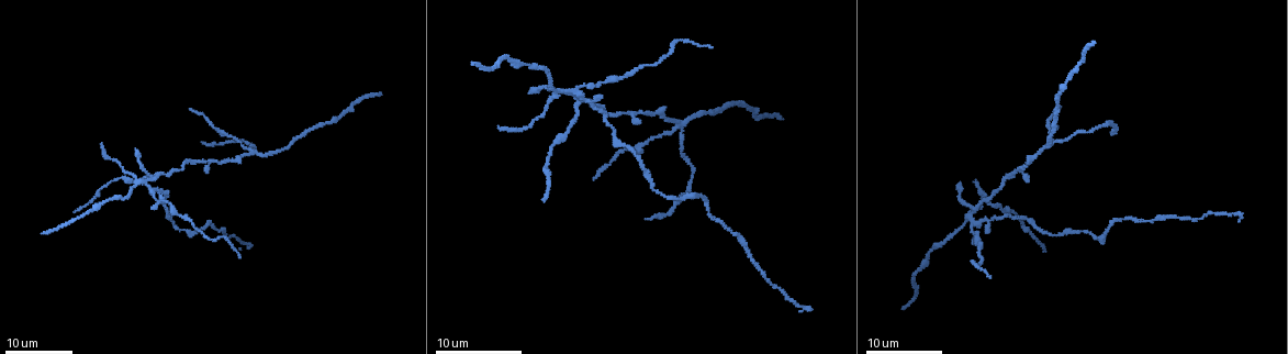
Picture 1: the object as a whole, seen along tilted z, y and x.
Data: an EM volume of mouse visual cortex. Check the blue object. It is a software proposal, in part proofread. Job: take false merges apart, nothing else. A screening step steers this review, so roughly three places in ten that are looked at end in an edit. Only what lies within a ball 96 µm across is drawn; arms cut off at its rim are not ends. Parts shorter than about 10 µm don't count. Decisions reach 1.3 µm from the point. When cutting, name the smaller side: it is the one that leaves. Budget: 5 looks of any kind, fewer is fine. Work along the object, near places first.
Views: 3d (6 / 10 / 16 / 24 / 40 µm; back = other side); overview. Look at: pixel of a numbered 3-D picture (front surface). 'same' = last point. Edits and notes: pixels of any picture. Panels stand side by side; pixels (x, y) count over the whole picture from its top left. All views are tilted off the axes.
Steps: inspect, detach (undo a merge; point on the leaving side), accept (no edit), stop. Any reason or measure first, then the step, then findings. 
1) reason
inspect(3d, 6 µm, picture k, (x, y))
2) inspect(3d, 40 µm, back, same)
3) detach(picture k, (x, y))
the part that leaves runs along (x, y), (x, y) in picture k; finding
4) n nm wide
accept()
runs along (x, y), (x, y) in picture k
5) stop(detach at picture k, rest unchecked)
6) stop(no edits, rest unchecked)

looks like a crossing
inspect(3d, 24 µm, picture 1, (682, 124))

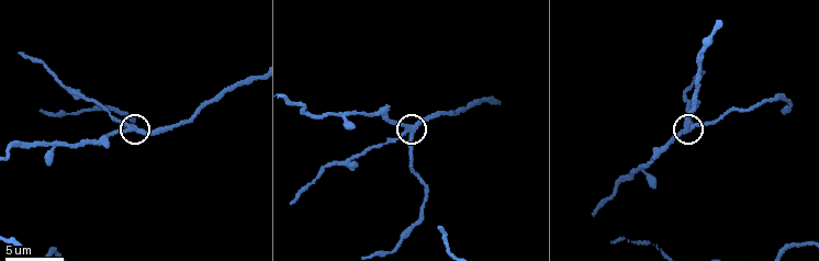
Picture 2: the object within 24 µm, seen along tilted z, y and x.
inspect(3d, 6 µm, picture 2, (414, 131))

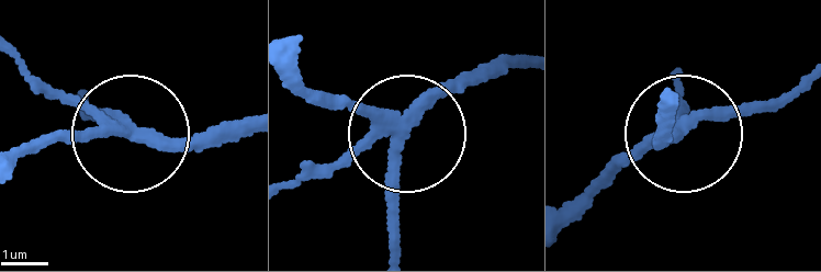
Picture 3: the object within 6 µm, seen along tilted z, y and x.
accept()
runs along (569, 225), (614, 171), (701, 118), (776, 109) in picture 3; all the same cell

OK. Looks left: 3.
two arms in line, one across
inspect(3d, 10 µm, picture 2, (331, 113))

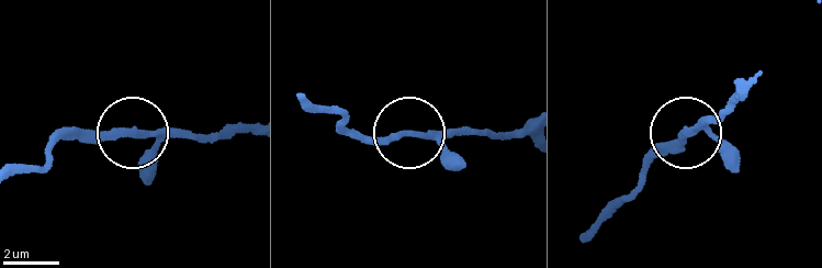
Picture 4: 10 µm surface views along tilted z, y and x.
180 nm wide
accept()
continuous, no second cell

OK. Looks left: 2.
four arms meet
inspect(3d, 24 µm, picture 1, (970, 212))

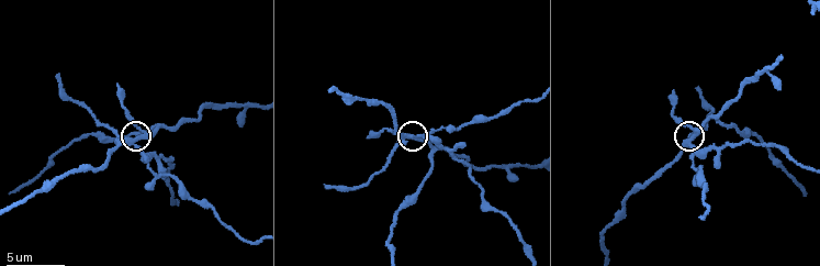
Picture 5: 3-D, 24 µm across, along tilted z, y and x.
closer look
inspect(3d, 6 µm, picture 5, (136, 141))

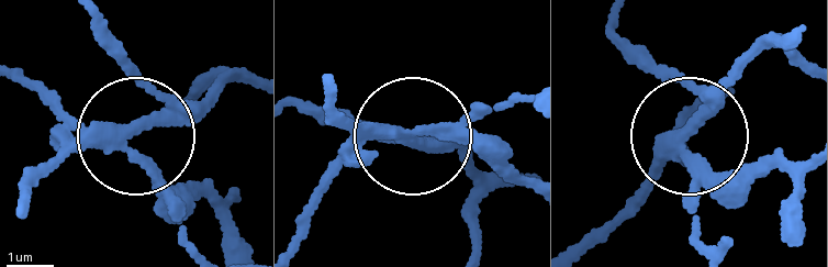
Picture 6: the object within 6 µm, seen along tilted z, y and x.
230 nm wide
detach(picture 6, (155, 164))
the part that leaves runs along (376, 135), (489, 148), (529, 176) in picture 6; a second cell is stuck on

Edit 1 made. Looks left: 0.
stop(detach at picture 6, rest unchecked)

